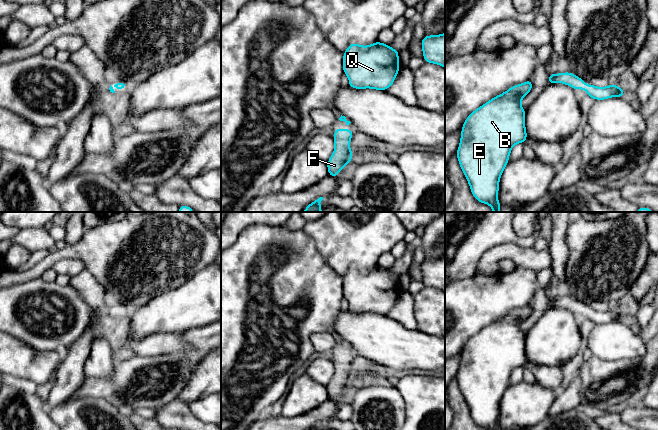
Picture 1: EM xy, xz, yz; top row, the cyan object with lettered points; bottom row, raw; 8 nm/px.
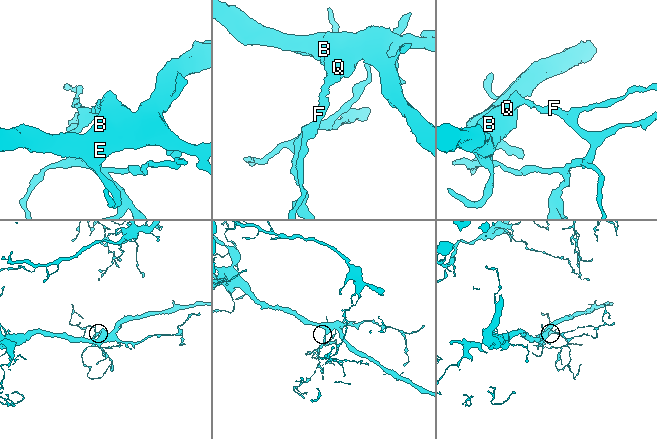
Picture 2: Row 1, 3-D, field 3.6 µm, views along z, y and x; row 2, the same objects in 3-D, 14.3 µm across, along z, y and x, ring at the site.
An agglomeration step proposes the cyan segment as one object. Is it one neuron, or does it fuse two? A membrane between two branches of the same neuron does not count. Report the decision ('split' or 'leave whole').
leave whole

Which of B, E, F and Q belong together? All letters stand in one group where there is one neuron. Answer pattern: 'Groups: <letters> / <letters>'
Groups: B E F Q

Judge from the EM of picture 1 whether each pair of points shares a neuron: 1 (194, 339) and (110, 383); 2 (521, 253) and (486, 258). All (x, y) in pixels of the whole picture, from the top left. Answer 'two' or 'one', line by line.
1: one
2: one

